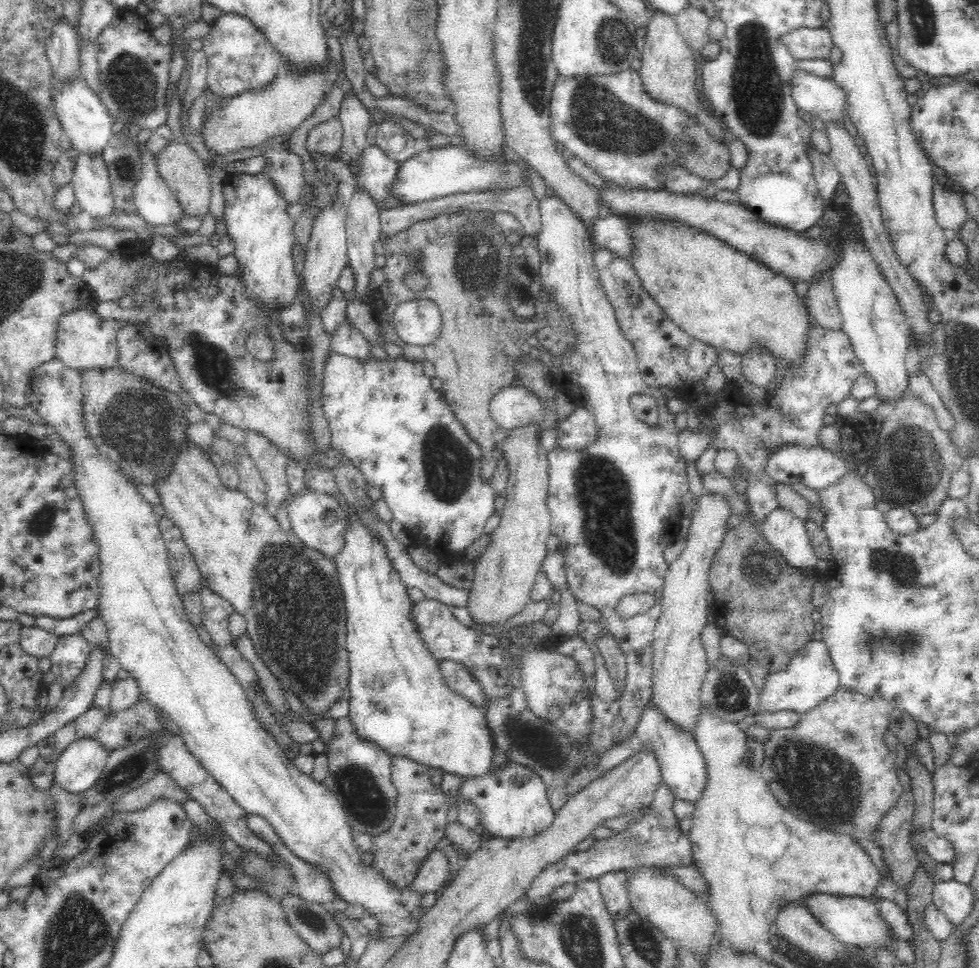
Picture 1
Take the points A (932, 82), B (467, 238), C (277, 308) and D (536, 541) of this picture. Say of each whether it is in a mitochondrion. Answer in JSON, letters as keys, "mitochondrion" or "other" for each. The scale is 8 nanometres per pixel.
{"A":"other","B":"mitochondrion","C":"other","D":"other"}

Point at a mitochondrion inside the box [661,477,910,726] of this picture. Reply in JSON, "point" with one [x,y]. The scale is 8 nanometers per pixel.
{"point":[759,566]}

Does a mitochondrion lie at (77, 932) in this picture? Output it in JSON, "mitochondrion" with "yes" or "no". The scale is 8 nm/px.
{"mitochondrion":"yes"}

